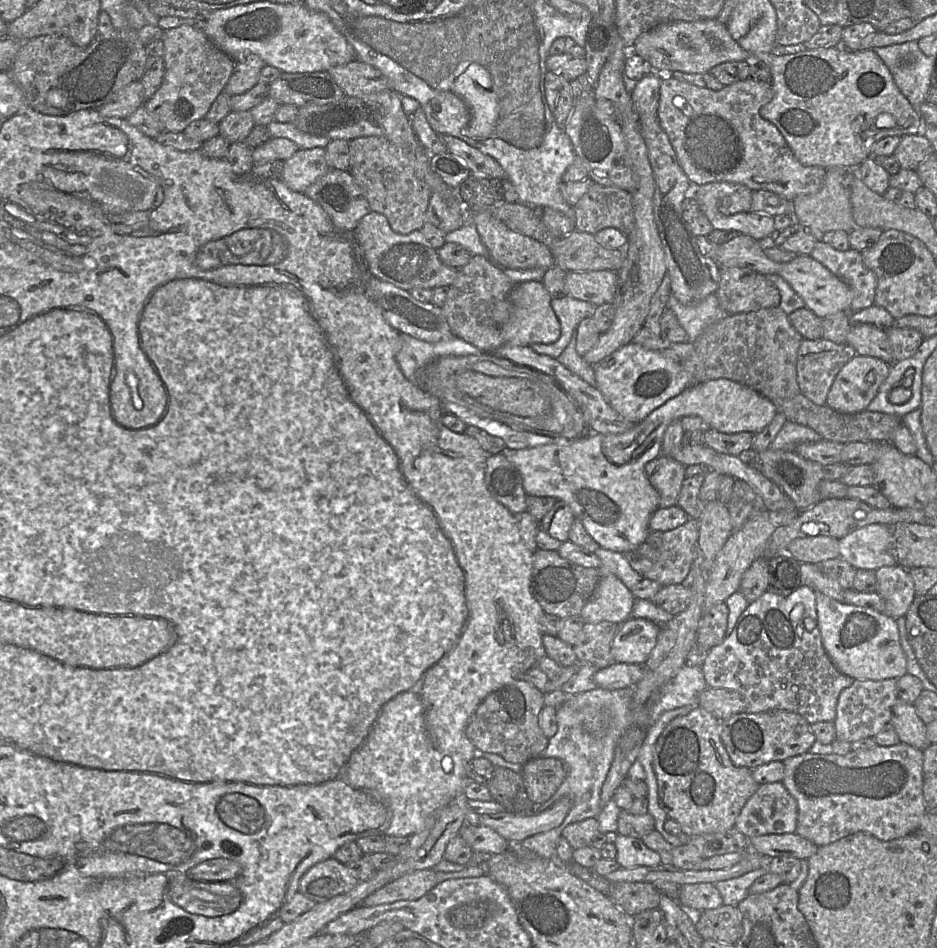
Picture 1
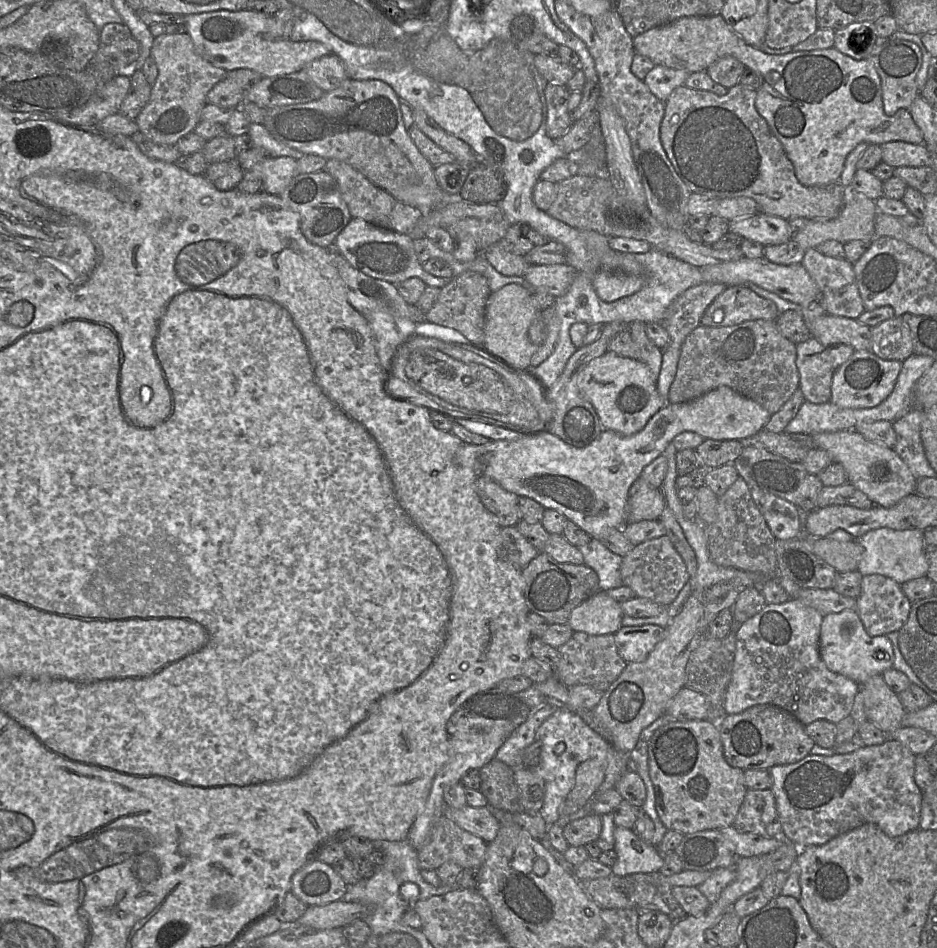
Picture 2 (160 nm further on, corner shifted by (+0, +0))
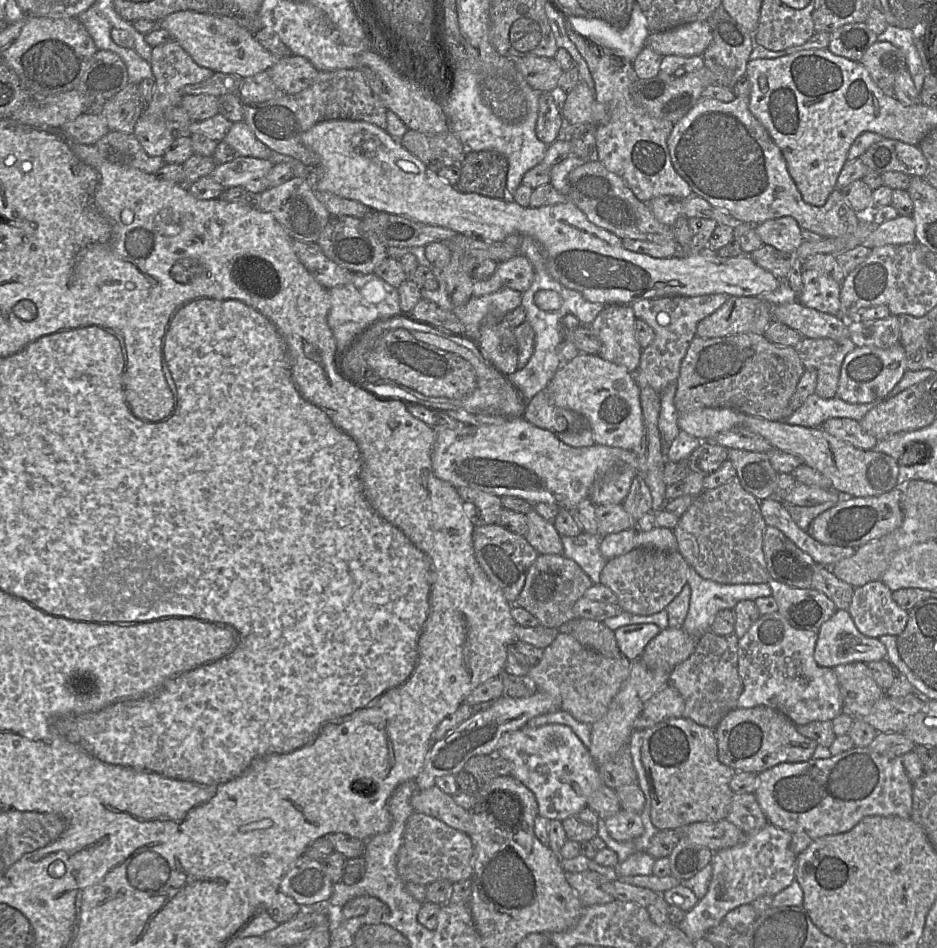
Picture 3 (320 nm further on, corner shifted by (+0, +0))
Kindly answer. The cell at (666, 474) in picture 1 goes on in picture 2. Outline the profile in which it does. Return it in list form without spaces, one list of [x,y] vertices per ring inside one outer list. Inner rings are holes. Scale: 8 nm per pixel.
[[[639,477],[629,489],[626,523],[657,520],[665,507],[660,488],[650,487]]]

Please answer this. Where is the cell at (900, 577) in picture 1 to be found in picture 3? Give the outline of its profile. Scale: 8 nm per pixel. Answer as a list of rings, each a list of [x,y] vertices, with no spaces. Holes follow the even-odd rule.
[[[880,580],[854,588],[847,611],[861,634],[877,639],[884,635],[897,637],[905,629],[908,620],[908,611],[893,600],[892,591]]]

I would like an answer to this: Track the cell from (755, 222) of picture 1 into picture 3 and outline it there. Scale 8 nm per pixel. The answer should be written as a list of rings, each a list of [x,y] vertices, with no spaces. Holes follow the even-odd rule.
[[[780,217],[754,225],[757,234],[765,245],[783,252],[795,253],[804,241],[801,228],[791,217]]]

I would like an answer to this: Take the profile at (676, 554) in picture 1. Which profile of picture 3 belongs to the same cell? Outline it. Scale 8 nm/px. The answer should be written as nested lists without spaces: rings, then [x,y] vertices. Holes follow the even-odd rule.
[[[635,548],[607,562],[601,584],[616,594],[617,604],[624,612],[648,616],[664,610],[680,593],[688,580],[688,567],[679,551]]]

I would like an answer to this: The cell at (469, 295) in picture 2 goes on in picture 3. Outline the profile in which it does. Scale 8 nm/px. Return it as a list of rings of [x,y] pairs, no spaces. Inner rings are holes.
[[[421,298],[408,315],[438,330],[448,330],[454,334],[465,333],[464,325],[452,311],[444,310],[427,299]]]

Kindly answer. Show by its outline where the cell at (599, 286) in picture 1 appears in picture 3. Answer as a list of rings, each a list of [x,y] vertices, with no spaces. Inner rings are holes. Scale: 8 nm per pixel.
[[[519,254],[512,259],[498,263],[493,275],[500,278],[502,286],[525,292],[534,280],[534,268],[527,257]]]

